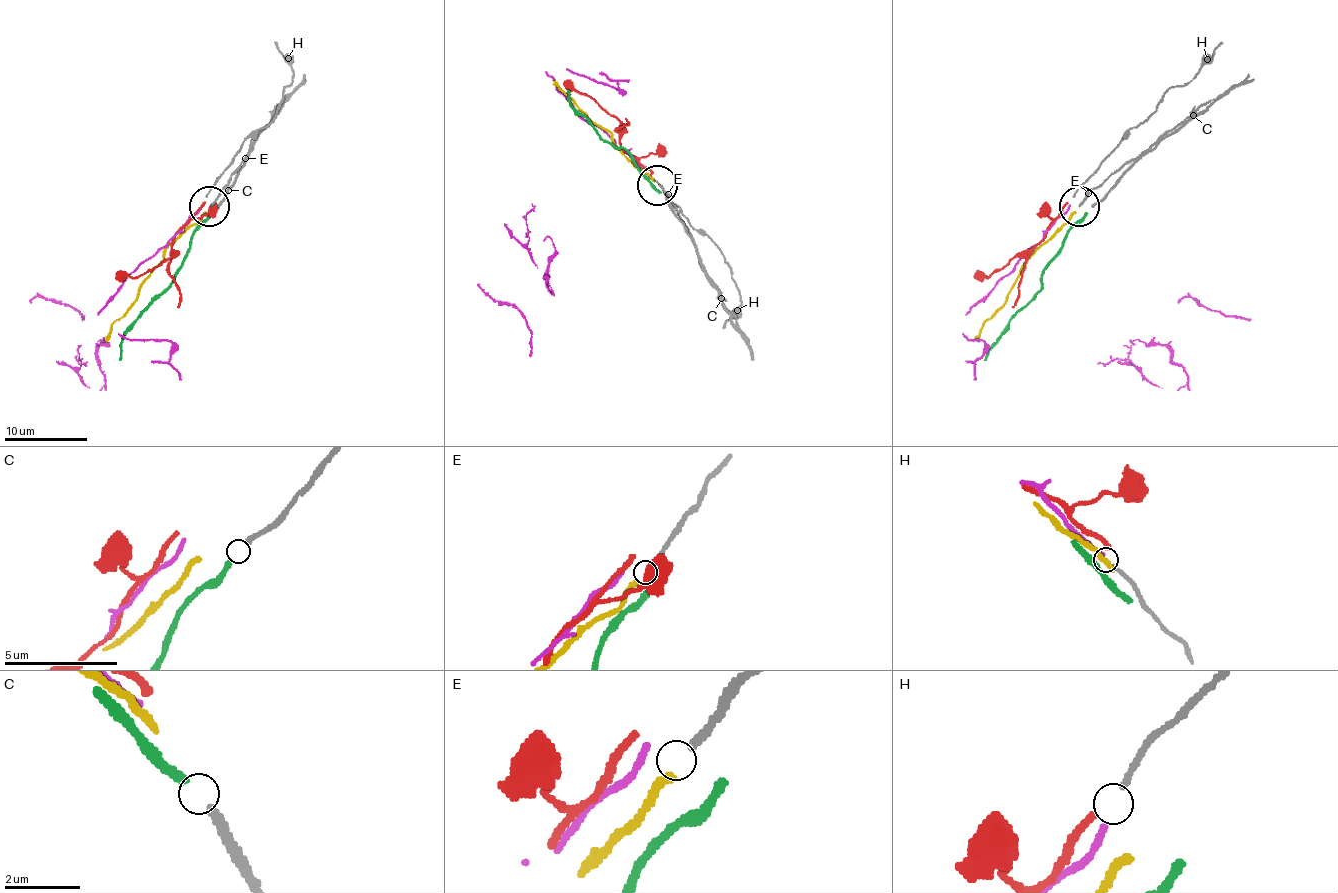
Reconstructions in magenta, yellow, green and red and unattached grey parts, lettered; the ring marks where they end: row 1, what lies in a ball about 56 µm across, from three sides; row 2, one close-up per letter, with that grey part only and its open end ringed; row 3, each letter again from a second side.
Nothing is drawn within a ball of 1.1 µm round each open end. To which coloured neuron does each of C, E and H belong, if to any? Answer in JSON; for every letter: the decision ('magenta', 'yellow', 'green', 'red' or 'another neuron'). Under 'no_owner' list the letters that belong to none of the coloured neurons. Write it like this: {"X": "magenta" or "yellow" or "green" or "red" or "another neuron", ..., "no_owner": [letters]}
{"C": "green", "E": "yellow", "H": "magenta", "no_owner": []}

